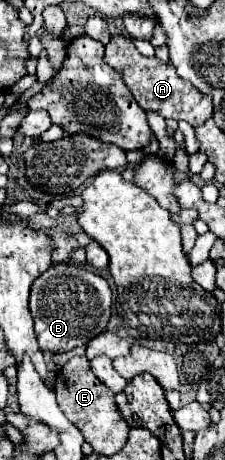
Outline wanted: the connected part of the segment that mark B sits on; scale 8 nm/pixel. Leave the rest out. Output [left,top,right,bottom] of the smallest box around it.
[29,264,111,354]

